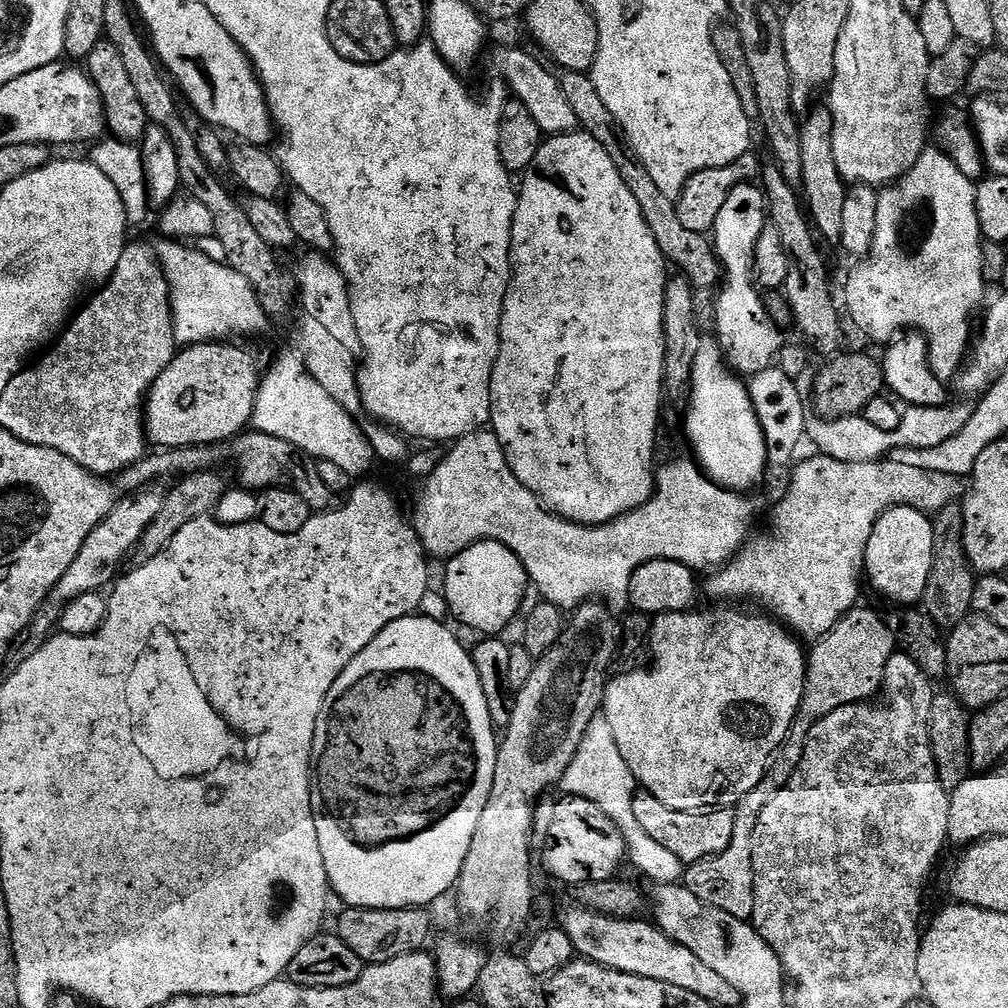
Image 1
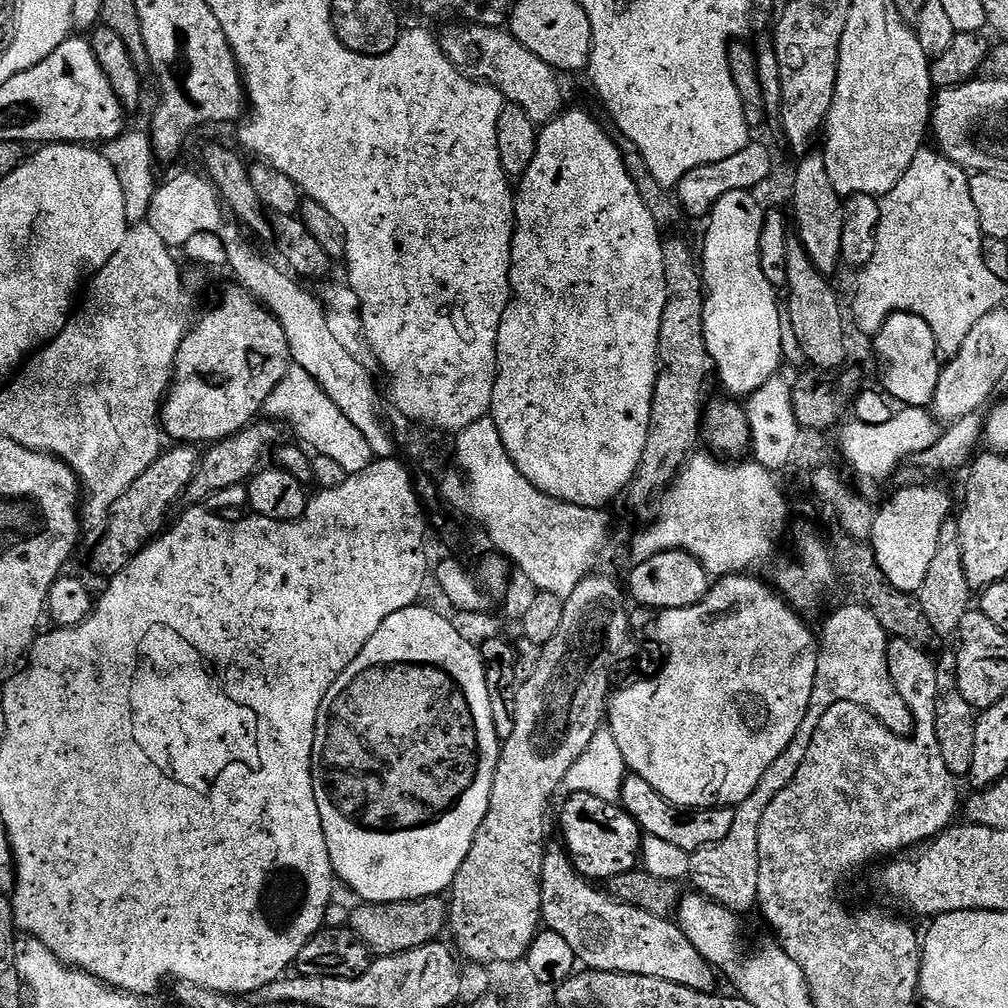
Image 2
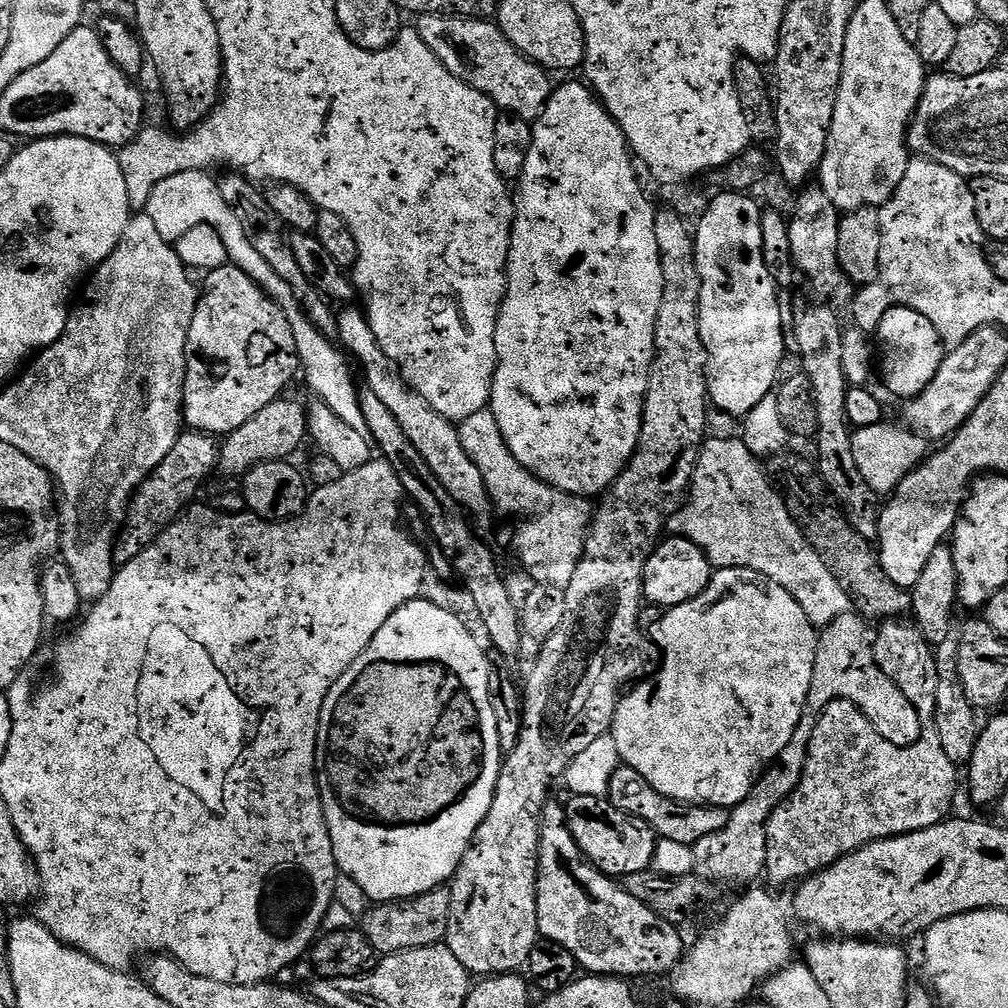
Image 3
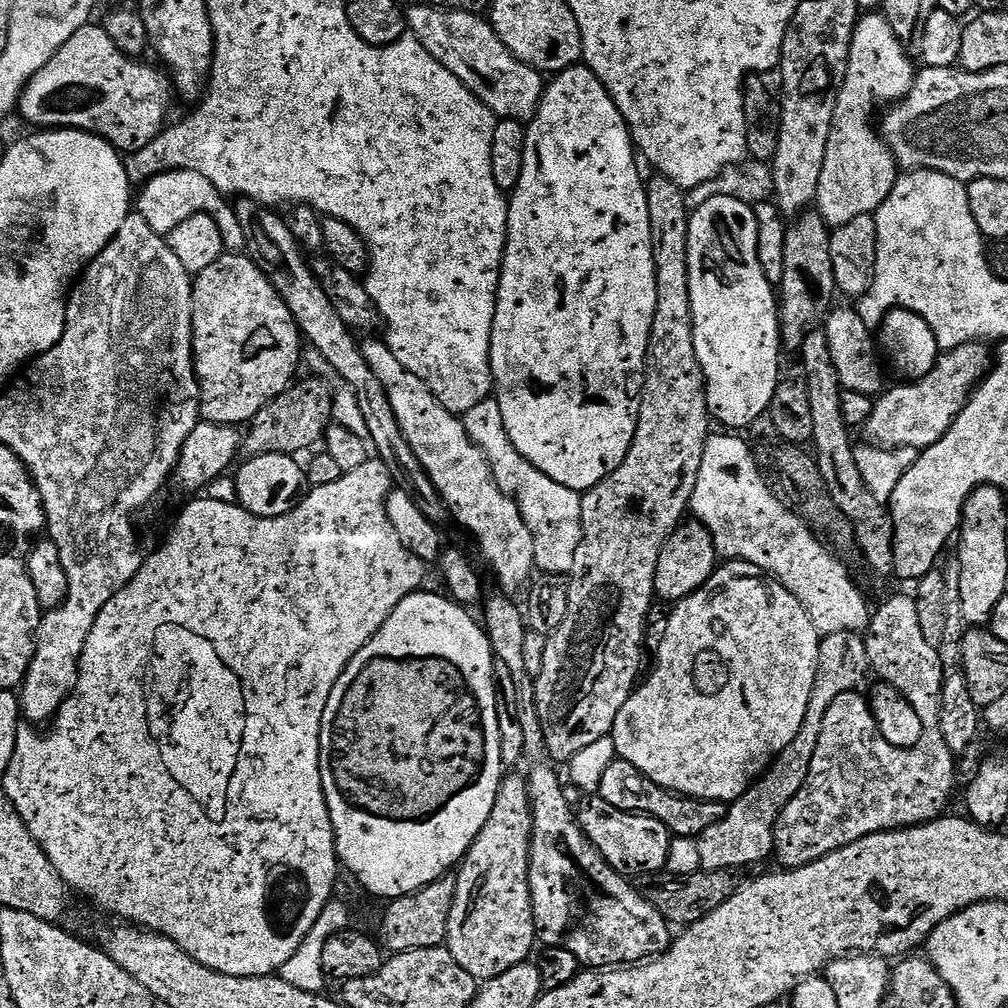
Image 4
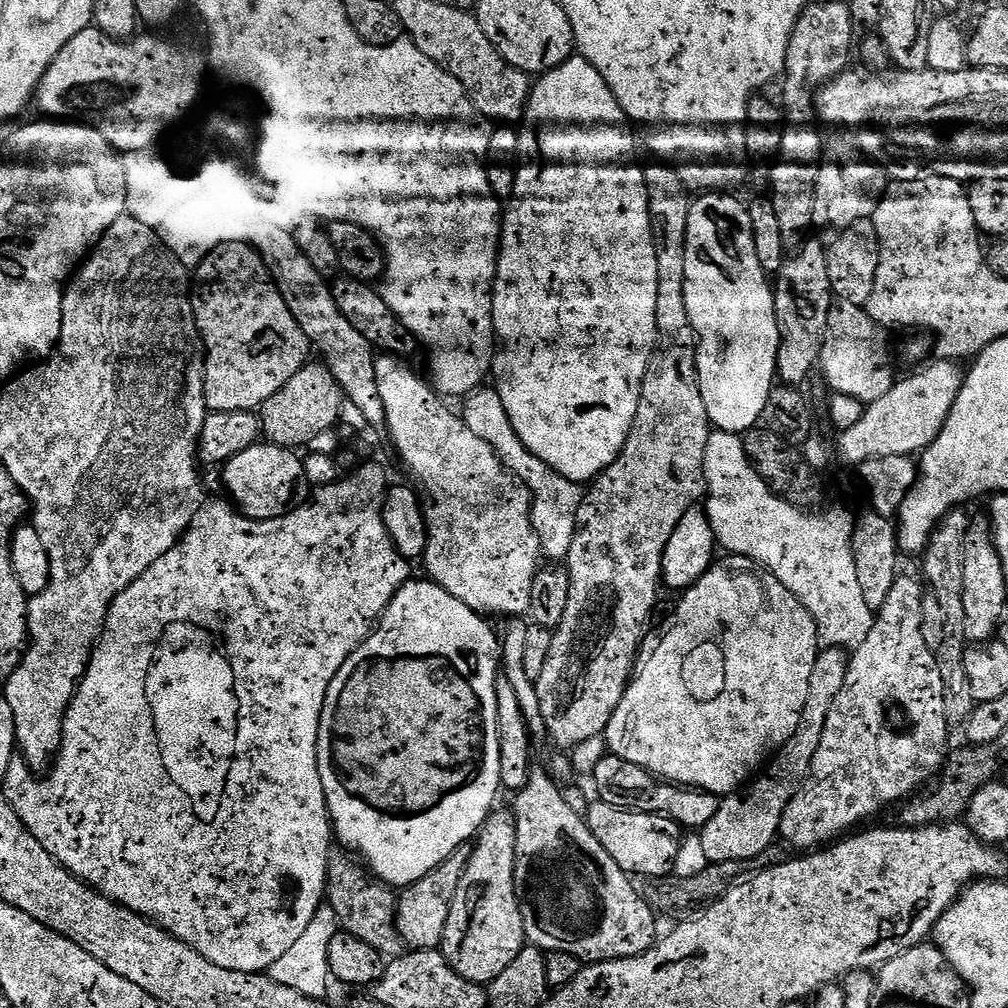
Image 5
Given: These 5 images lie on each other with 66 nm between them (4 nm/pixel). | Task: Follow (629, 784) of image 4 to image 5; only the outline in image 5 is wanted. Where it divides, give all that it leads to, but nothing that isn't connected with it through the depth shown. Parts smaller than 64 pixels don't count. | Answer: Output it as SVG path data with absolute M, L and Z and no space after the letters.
M605 754L590 773L590 779L596 783L595 795L601 800L610 802L610 806L628 808L631 812L649 812L670 818L678 822L685 830L699 830L718 814L721 797L712 792L701 792L698 788L686 788L679 784L670 784L647 772L642 766L634 766L634 762L626 762L626 758L618 758Z

